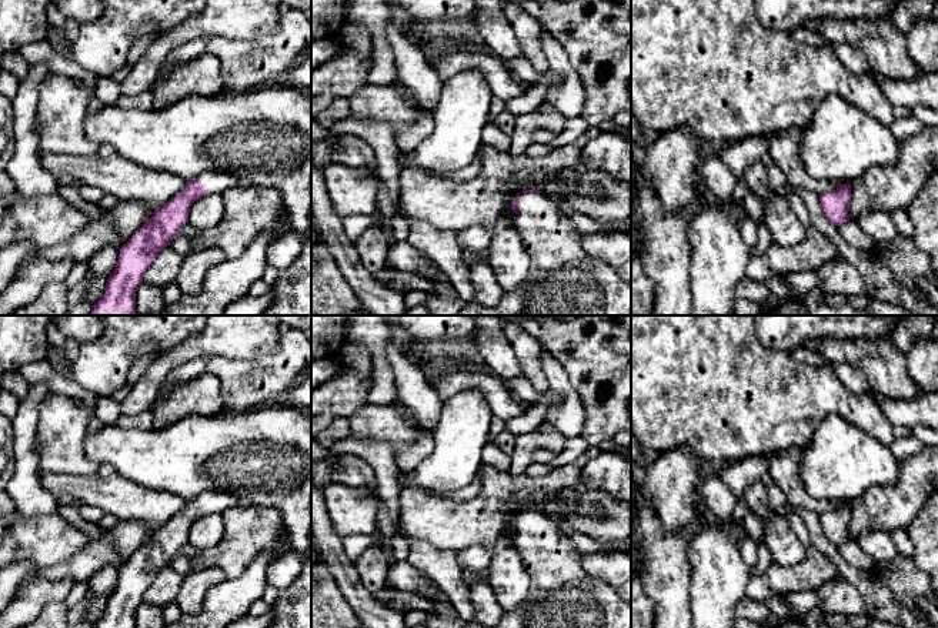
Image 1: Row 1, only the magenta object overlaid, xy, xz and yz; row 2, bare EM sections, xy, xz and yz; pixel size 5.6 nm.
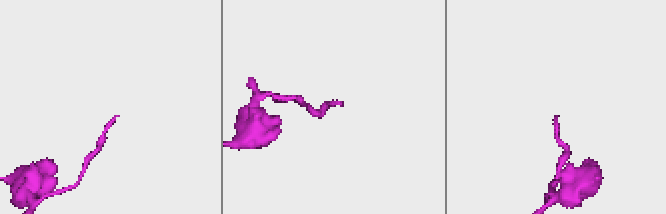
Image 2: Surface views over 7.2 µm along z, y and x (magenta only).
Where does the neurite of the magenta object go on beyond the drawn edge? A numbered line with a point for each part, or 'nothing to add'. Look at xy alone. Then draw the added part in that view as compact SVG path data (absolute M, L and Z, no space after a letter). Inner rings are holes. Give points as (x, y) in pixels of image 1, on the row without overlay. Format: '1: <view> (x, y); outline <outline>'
1: xy (214, 503); outline M206 491L197 500L201 501L201 507L208 514L221 514L224 510L237 505L237 500L227 492Z

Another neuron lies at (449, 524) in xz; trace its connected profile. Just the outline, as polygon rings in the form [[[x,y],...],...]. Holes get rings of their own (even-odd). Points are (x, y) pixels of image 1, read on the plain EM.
[[[574,462],[551,472],[511,475],[483,464],[481,491],[470,501],[455,501],[404,487],[398,500],[395,534],[430,542],[441,550],[461,551],[473,545],[493,548],[504,530],[504,514],[523,511],[537,491],[557,492],[580,485],[581,468]]]

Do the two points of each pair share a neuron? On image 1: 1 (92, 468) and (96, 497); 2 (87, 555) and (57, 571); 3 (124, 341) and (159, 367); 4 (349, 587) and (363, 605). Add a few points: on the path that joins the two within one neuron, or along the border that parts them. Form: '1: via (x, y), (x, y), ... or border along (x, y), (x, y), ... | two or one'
1: border along (60, 473), (97, 477) | two
2: via (80, 563), (74, 568), (64, 570) | one
3: border along (187, 337), (159, 356) | two
4: via (353, 591), (361, 601) | one

